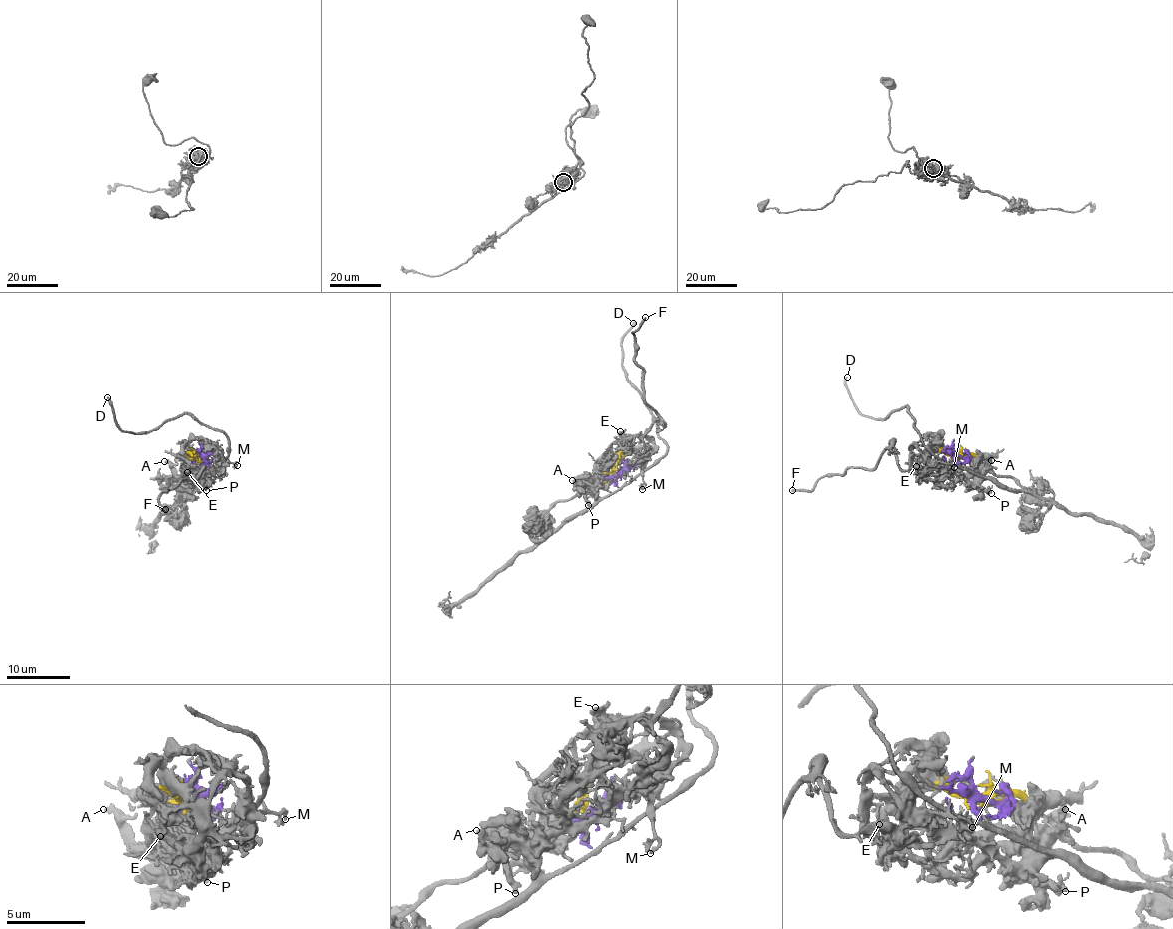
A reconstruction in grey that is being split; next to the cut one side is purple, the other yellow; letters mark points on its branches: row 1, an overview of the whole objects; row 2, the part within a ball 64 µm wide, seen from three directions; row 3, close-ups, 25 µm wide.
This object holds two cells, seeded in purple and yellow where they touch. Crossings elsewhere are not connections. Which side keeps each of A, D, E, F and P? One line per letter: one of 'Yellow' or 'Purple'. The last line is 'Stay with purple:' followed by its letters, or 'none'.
A: Purple
D: Purple
E: Yellow
F: Yellow
P: Purple
Stay with purple: A, D, P

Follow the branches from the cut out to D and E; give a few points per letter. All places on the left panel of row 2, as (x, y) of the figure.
D: (201, 461), (203, 478), (224, 465), (225, 435), (186, 414), (148, 431), (126, 432), (106, 397)
E: (201, 461), (192, 457), (195, 456), (194, 463), (186, 472)

